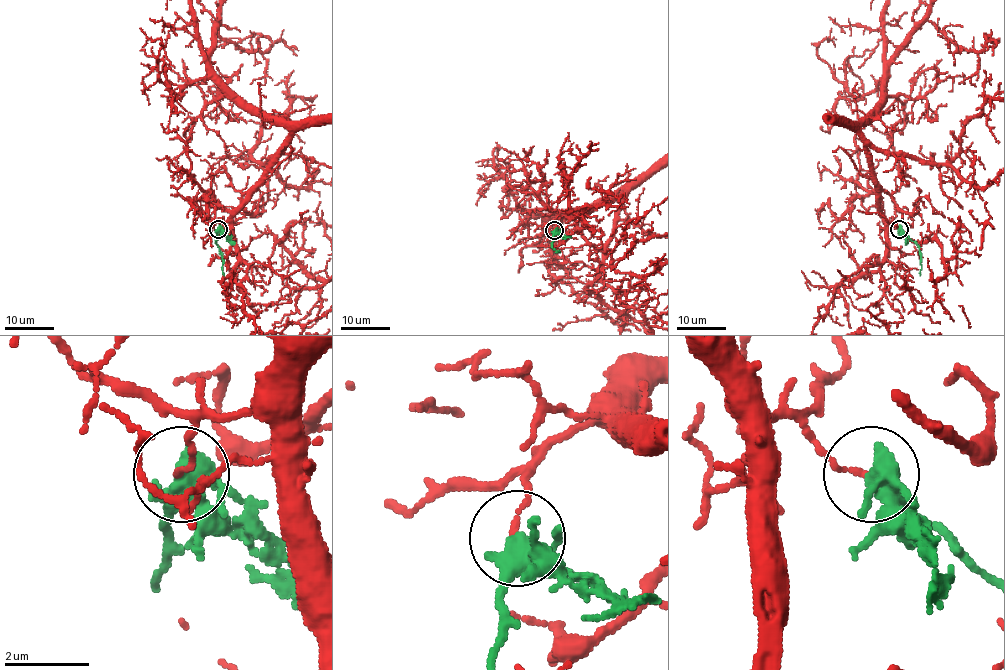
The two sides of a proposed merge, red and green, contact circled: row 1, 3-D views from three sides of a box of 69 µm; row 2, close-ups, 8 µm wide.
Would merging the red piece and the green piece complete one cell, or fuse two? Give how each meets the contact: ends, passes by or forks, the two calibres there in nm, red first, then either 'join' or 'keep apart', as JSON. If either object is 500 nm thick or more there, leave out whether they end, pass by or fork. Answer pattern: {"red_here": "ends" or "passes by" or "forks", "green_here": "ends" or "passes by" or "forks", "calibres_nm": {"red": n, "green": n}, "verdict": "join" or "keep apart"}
{"red_here": "ends", "green_here": "forks", "calibres_nm": {"red": 110, "green": 440}, "verdict": "keep apart"}

